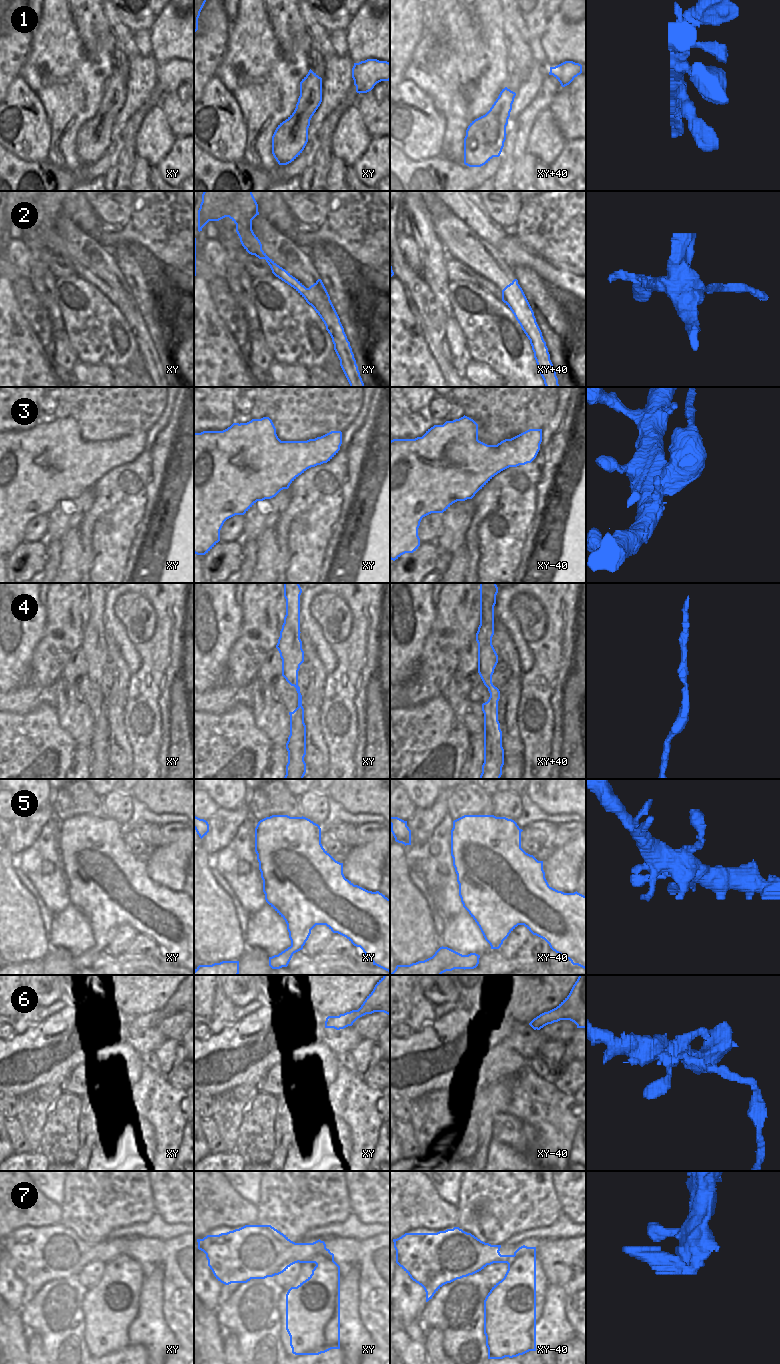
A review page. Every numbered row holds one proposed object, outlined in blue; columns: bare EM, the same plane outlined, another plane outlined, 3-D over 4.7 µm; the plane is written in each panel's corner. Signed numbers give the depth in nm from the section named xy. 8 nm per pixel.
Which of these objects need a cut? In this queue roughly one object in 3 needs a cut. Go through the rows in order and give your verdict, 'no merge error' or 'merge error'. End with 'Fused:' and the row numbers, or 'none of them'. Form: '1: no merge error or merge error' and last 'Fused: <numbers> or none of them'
1: no merge error
2: merge error
3: merge error
4: no merge error
5: merge error
6: merge error
7: merge error
Fused: 2, 3, 5, 6, 7

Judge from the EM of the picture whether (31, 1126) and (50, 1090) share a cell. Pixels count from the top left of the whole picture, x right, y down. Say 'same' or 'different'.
same

